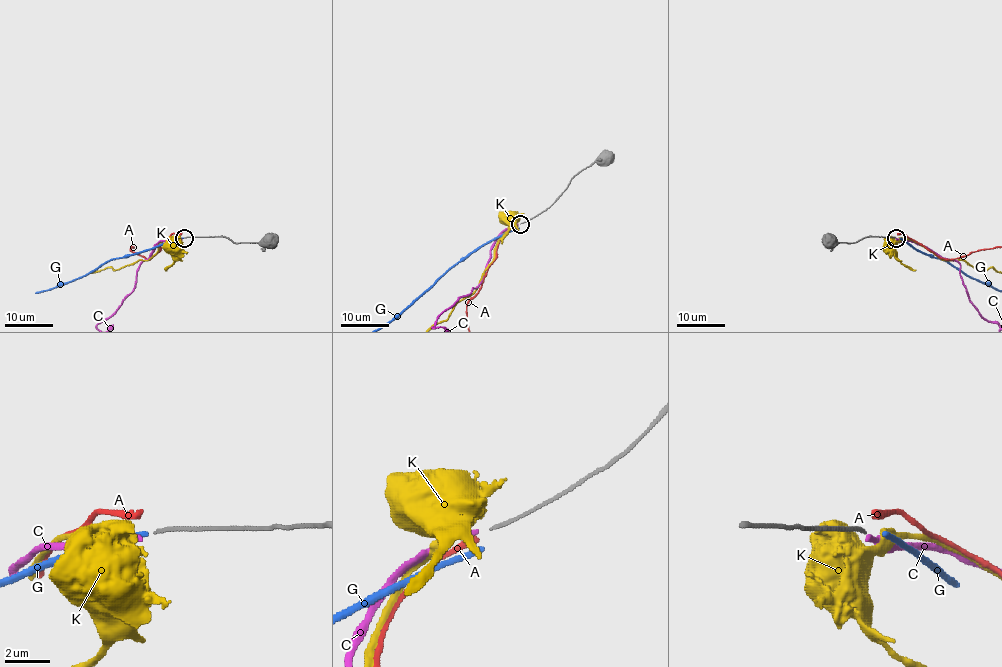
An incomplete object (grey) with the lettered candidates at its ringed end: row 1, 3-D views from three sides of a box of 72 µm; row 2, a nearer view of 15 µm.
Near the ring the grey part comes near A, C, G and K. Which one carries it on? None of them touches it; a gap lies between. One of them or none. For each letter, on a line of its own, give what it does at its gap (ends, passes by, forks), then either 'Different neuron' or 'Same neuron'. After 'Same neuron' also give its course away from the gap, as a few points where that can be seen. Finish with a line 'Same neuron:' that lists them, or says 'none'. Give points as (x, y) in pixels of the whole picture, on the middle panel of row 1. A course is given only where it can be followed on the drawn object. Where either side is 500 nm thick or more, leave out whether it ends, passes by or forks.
A: It ends there. Different neuron
C: It ends there. Different neuron
G: It ends there. Different neuron
K: Different neuron
Same neuron: none

